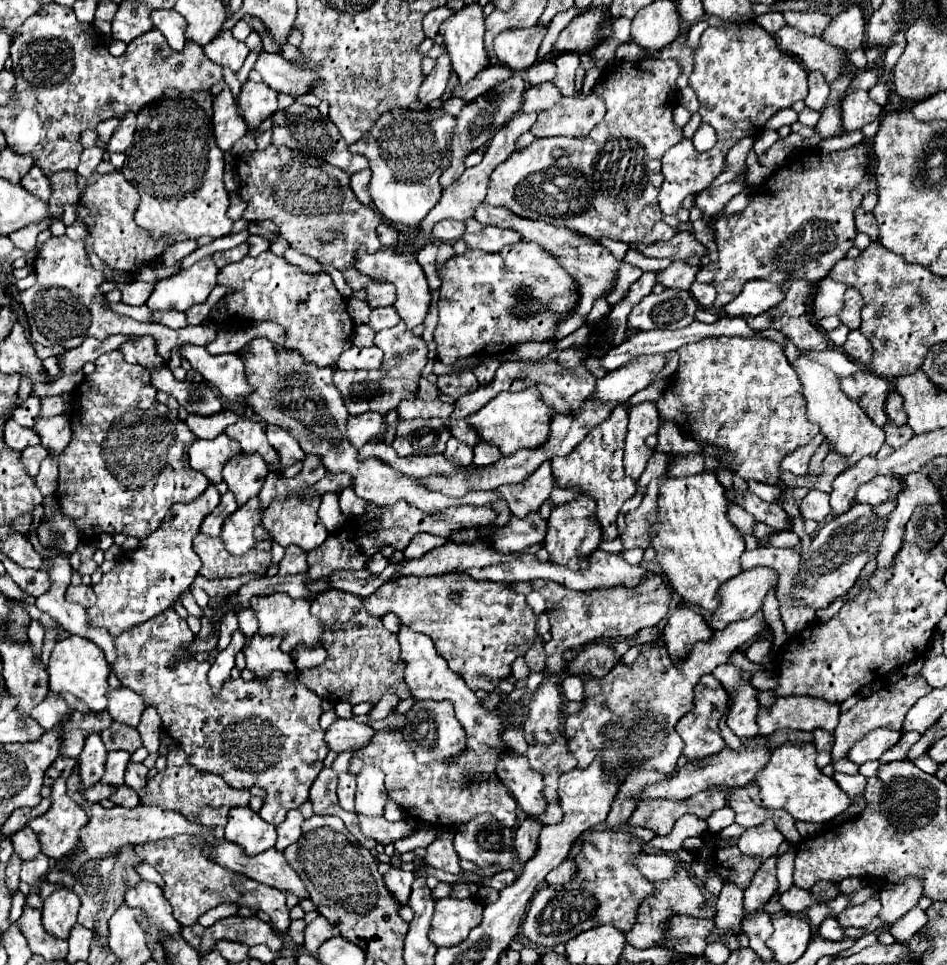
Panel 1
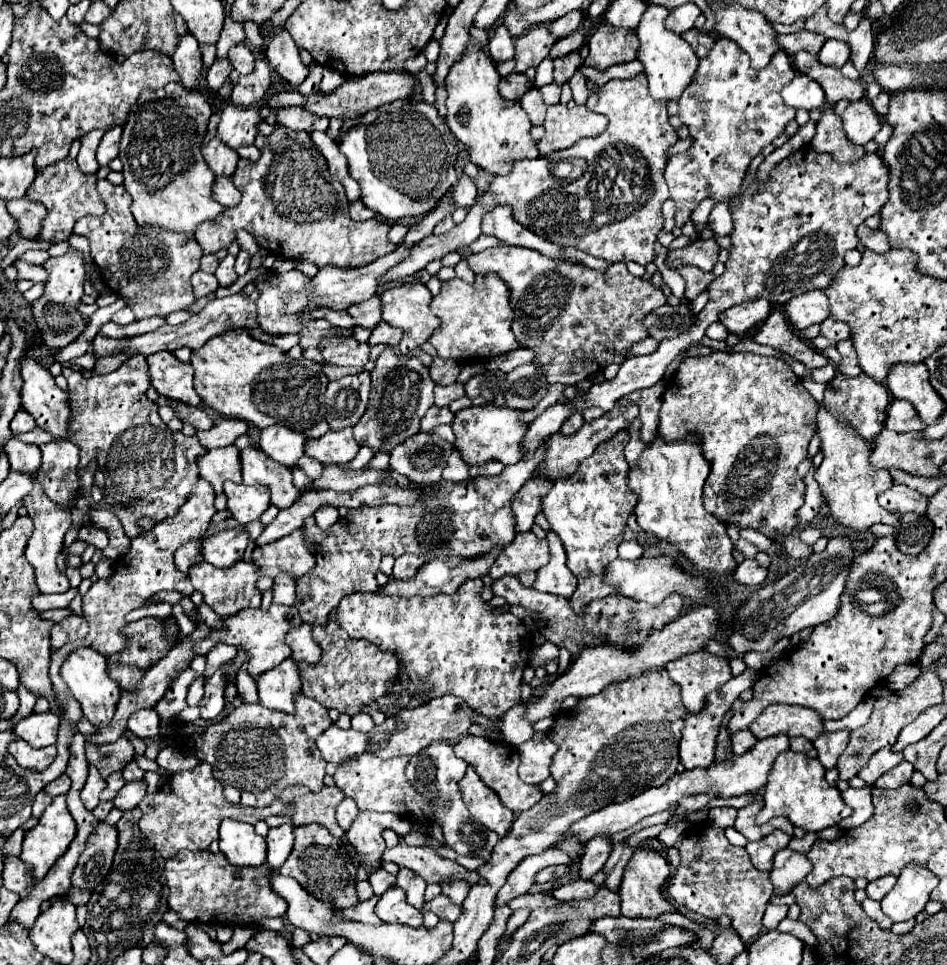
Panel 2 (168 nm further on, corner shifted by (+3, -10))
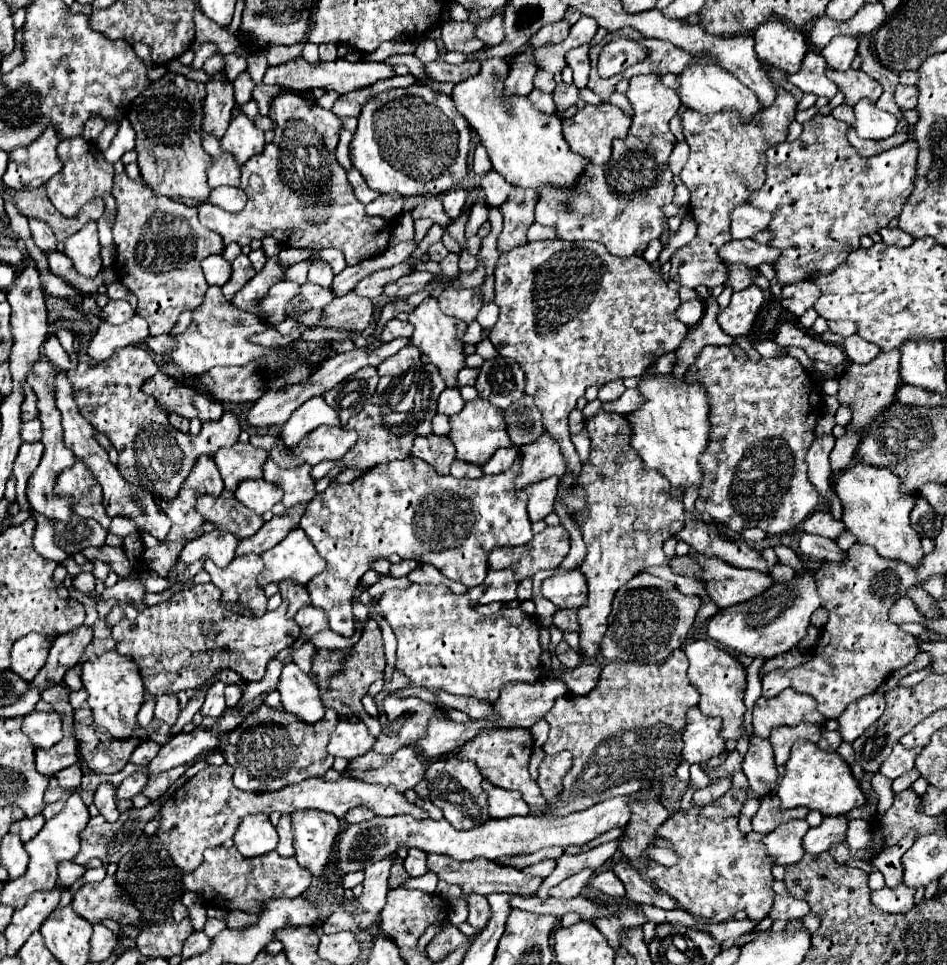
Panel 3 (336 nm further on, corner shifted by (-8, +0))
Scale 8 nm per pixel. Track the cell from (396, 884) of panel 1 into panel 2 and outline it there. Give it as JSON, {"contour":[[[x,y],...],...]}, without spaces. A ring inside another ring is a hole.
{"contour":[[[391,887],[387,889],[379,903],[375,905],[375,913],[385,921],[385,923],[403,923],[409,927],[421,927],[423,925],[423,913],[417,911],[415,907],[407,905],[405,893],[401,887]]]}

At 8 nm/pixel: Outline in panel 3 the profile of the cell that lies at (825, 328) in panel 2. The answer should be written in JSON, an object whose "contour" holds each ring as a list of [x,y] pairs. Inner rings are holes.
{"contour":[[[828,321],[828,327],[832,333],[838,333],[842,337],[850,337],[856,333],[856,323],[852,321]]]}

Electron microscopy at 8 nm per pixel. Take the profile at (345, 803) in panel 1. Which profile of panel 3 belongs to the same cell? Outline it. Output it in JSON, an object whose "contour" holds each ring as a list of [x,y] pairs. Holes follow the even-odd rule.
{"contour":[[[356,807],[356,809],[350,809],[344,819],[346,819],[348,823],[360,823],[360,821],[366,821],[366,819],[372,819],[372,817],[374,817],[374,813],[372,813],[370,809],[366,809],[366,807]]]}

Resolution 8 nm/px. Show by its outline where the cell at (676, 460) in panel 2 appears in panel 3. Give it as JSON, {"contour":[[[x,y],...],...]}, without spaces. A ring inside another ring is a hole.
{"contour":[[[656,361],[648,365],[646,373],[642,375],[644,381],[638,383],[638,391],[644,397],[644,403],[626,415],[632,429],[630,445],[638,451],[646,469],[662,473],[670,483],[680,483],[680,487],[672,489],[672,495],[676,495],[676,489],[686,491],[686,487],[702,483],[702,469],[698,467],[698,459],[706,449],[710,429],[706,393],[700,381],[688,383],[684,379],[676,379],[672,373],[654,373],[654,363]]]}

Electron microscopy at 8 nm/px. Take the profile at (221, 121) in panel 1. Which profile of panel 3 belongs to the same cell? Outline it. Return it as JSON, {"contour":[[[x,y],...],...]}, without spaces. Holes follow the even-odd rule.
{"contour":[[[212,135],[202,139],[204,143],[204,151],[212,157],[212,165],[208,167],[208,185],[220,187],[220,185],[230,185],[230,187],[240,187],[240,167],[238,163],[234,163],[234,159],[230,159],[230,155],[226,155],[220,149],[218,139],[214,139]]]}

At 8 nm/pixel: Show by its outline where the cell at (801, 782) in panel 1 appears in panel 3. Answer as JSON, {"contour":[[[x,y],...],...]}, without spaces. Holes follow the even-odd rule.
{"contour":[[[798,741],[792,745],[790,759],[786,761],[786,773],[776,795],[782,799],[782,811],[804,805],[820,811],[822,815],[844,815],[866,803],[860,781],[852,775],[850,765],[838,753],[826,753],[812,741]]]}

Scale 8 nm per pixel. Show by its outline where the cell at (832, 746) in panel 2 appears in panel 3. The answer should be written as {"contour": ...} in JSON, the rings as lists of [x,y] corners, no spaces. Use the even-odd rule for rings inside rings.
{"contour":[[[880,691],[868,693],[866,697],[850,703],[838,719],[840,723],[838,731],[842,739],[848,743],[858,739],[864,733],[864,729],[868,729],[884,713],[884,707],[886,707],[886,701],[884,701],[884,693]]]}

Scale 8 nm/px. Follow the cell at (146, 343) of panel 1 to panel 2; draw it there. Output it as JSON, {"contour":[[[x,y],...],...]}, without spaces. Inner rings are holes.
{"contour":[[[159,351],[147,357],[149,381],[159,395],[183,401],[187,405],[199,405],[201,397],[193,389],[193,369],[189,363],[181,363],[173,353]]]}

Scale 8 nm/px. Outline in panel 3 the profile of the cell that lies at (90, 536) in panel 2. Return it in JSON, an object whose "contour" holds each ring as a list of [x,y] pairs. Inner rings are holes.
{"contour":[[[74,463],[68,471],[62,471],[54,483],[54,495],[72,497],[70,507],[80,517],[96,519],[104,529],[110,527],[110,517],[102,511],[102,489],[94,483],[94,477],[82,463]]]}

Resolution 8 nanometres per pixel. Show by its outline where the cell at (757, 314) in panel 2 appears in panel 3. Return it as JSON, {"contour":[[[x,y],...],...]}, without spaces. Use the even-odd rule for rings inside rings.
{"contour":[[[750,285],[744,291],[736,291],[730,305],[718,313],[720,329],[730,337],[748,335],[758,319],[758,309],[762,303],[764,293],[756,285]]]}

